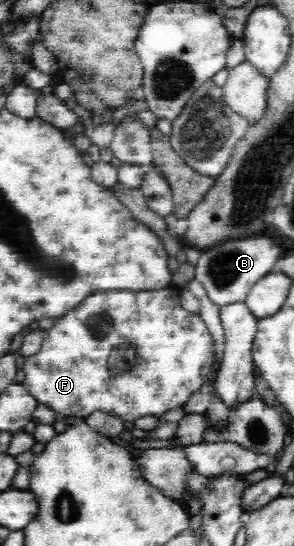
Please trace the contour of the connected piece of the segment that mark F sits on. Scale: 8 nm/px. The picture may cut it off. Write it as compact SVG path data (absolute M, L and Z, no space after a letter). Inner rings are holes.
M179 289L98 291L56 319L51 329L43 332L40 351L25 358L25 379L22 384L39 404L47 405L52 411L67 417L77 417L78 421L84 421L95 411L100 411L114 414L122 423L134 423L146 415L158 418L167 411L183 408L192 394L207 383L214 362L214 342L206 322L200 315L182 307ZM120 343L134 343L136 361L130 371L112 375L108 358Z

